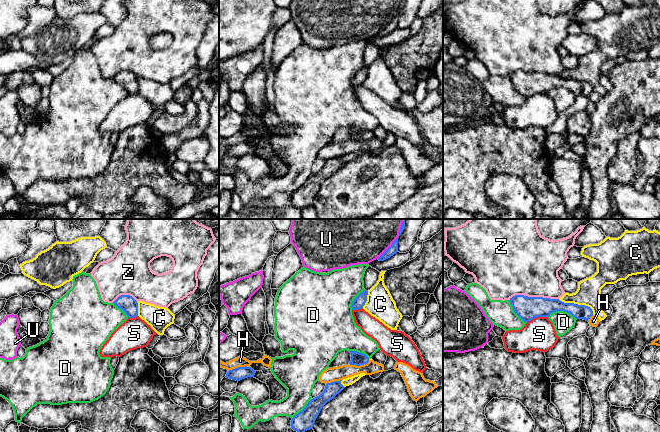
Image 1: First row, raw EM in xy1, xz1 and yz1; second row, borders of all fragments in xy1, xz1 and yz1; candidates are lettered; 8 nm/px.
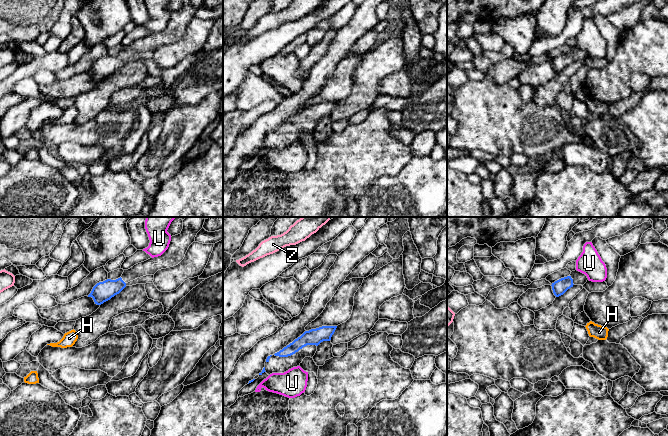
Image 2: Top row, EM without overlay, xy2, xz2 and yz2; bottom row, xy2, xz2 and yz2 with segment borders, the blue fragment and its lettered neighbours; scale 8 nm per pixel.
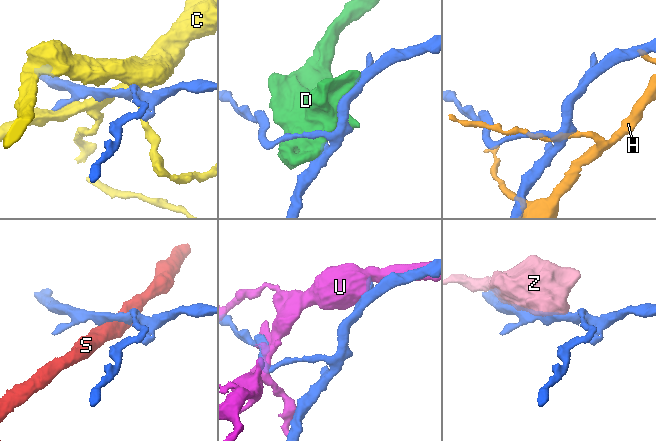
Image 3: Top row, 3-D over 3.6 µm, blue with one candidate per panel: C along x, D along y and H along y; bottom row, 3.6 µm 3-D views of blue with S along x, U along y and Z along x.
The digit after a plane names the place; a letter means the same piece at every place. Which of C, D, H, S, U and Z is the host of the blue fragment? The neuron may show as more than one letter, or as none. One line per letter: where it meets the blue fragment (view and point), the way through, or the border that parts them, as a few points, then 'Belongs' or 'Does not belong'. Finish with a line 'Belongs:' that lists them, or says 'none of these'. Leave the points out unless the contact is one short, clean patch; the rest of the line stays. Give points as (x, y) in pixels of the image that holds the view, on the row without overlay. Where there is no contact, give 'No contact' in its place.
C: Touches blue at yz1 (577, 80). Does not belong
D: Touches blue at yz1 (562, 86). Does not belong
H: Touches blue at xz1 (238, 143). Does not belong
S: Touches blue at yz1 (536, 92). Boundary: yz1 (547, 92), (536, 92), (526, 99). Does not belong
U: Touches blue at xz1 (394, 17). Does not belong
Z: Touches blue at yz1 (534, 73). Does not belong
Belongs: none of these

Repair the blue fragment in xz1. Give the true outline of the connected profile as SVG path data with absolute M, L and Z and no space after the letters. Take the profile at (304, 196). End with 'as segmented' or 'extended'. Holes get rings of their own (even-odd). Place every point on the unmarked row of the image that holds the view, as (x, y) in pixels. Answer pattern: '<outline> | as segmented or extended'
M341 157L327 159L324 167L319 172L311 175L302 187L292 194L291 204L299 210L313 205L322 183L345 164Z | as segmented

